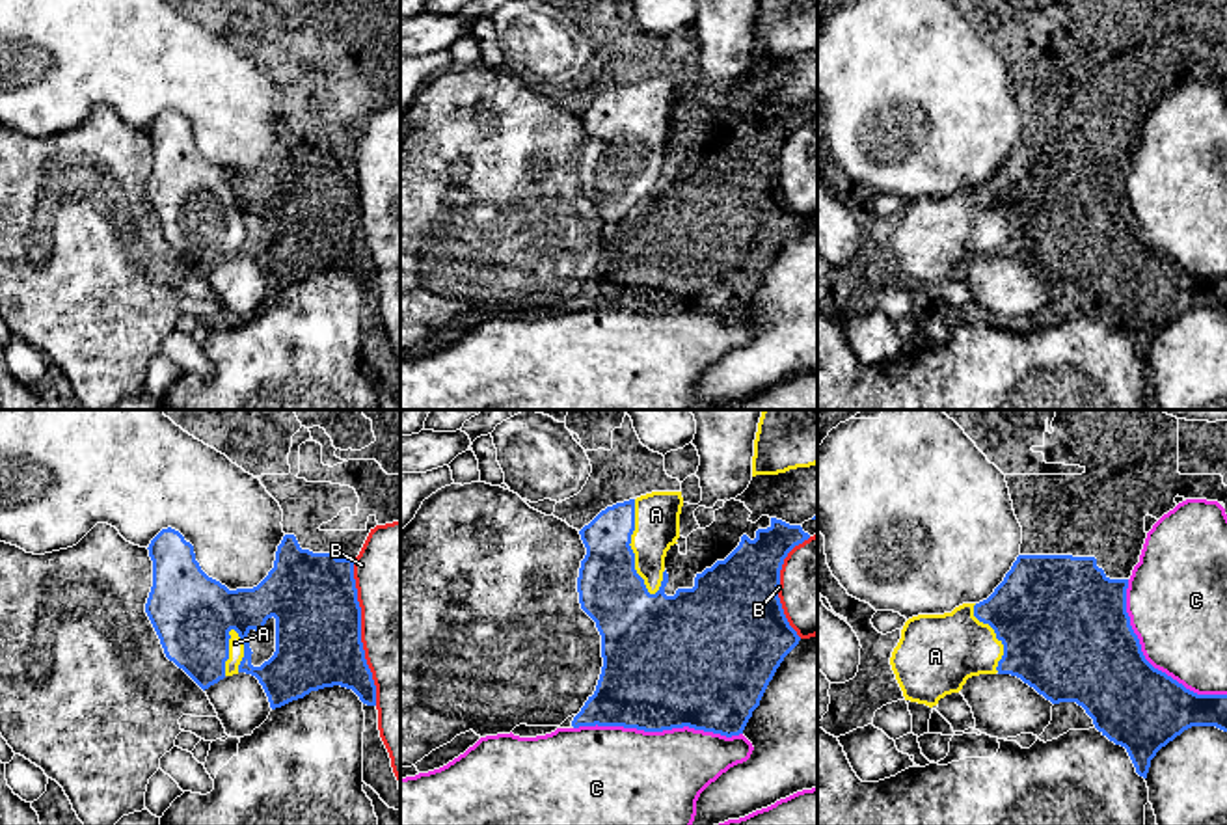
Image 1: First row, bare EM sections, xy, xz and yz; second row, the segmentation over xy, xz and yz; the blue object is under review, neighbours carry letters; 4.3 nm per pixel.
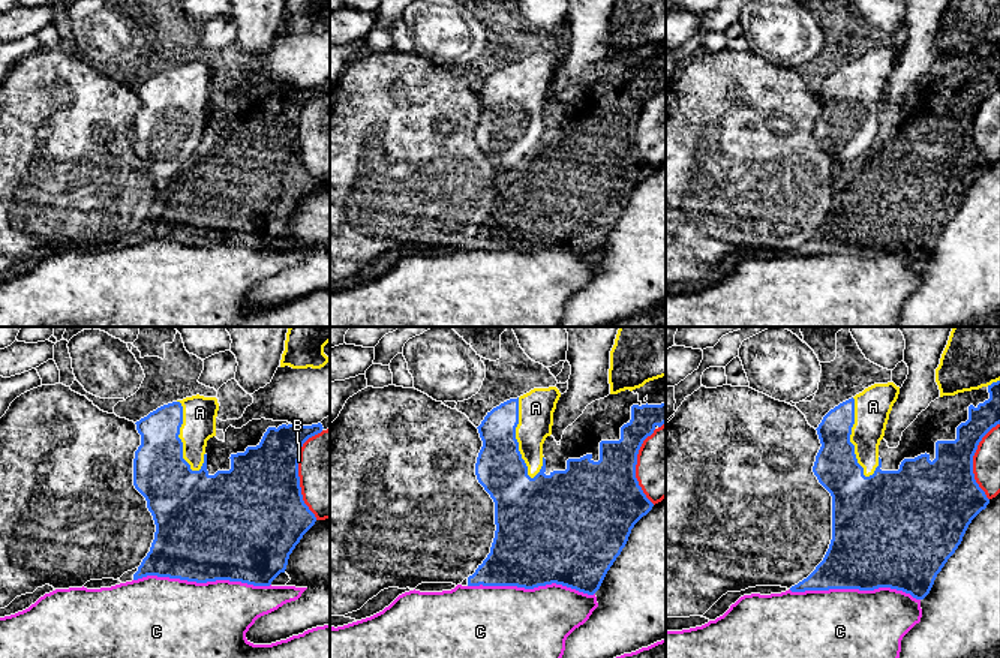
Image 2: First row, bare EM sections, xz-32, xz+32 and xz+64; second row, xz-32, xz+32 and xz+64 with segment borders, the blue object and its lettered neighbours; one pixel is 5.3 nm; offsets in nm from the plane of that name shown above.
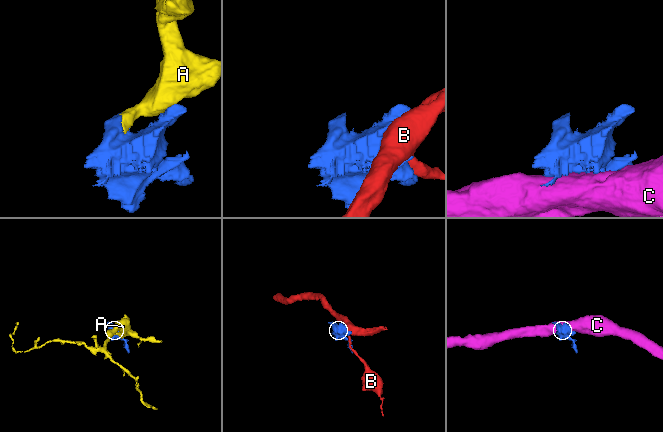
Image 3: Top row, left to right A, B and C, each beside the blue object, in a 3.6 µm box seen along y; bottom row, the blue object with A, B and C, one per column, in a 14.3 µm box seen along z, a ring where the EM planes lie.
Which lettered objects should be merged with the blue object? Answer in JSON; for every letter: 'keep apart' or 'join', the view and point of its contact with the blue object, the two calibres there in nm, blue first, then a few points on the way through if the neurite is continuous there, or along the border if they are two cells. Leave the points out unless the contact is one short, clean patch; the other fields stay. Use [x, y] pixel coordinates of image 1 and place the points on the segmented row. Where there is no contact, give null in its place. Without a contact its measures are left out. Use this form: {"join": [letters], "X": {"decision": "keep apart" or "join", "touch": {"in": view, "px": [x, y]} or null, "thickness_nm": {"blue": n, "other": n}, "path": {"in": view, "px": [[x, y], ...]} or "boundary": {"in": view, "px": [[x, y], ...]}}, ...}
{"join": ["A"], "A": {"decision": "join", "touch": {"in": "xz", "px": [630, 548]}, "thickness_nm": {"blue": 280, "other": 190}}, "B": {"decision": "keep apart", "touch": {"in": "xy", "px": [360, 634]}, "thickness_nm": {"blue": 380, "other": 360}}, "C": {"decision": "keep apart", "touch": {"in": "xz", "px": [658, 730]}, "thickness_nm": {"blue": 500, "other": 420}}}

